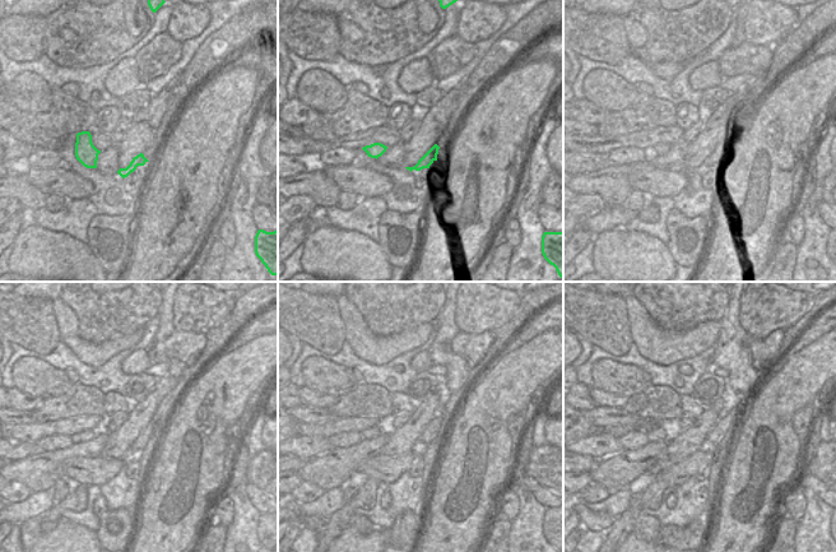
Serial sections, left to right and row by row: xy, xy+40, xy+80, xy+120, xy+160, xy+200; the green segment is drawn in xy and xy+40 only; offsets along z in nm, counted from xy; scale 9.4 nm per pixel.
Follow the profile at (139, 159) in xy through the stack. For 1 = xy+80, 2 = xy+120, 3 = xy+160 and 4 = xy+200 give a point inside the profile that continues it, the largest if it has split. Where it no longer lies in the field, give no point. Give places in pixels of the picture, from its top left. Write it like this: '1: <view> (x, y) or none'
1: xy+80 (711, 159)
2: xy+120 (144, 436)
3: xy+160 (431, 431)
4: xy+200 (716, 434)

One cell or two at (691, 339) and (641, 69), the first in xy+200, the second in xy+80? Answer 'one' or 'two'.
two

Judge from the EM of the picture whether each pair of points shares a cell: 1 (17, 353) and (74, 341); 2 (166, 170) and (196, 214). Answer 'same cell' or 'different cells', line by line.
1: different cells
2: same cell

